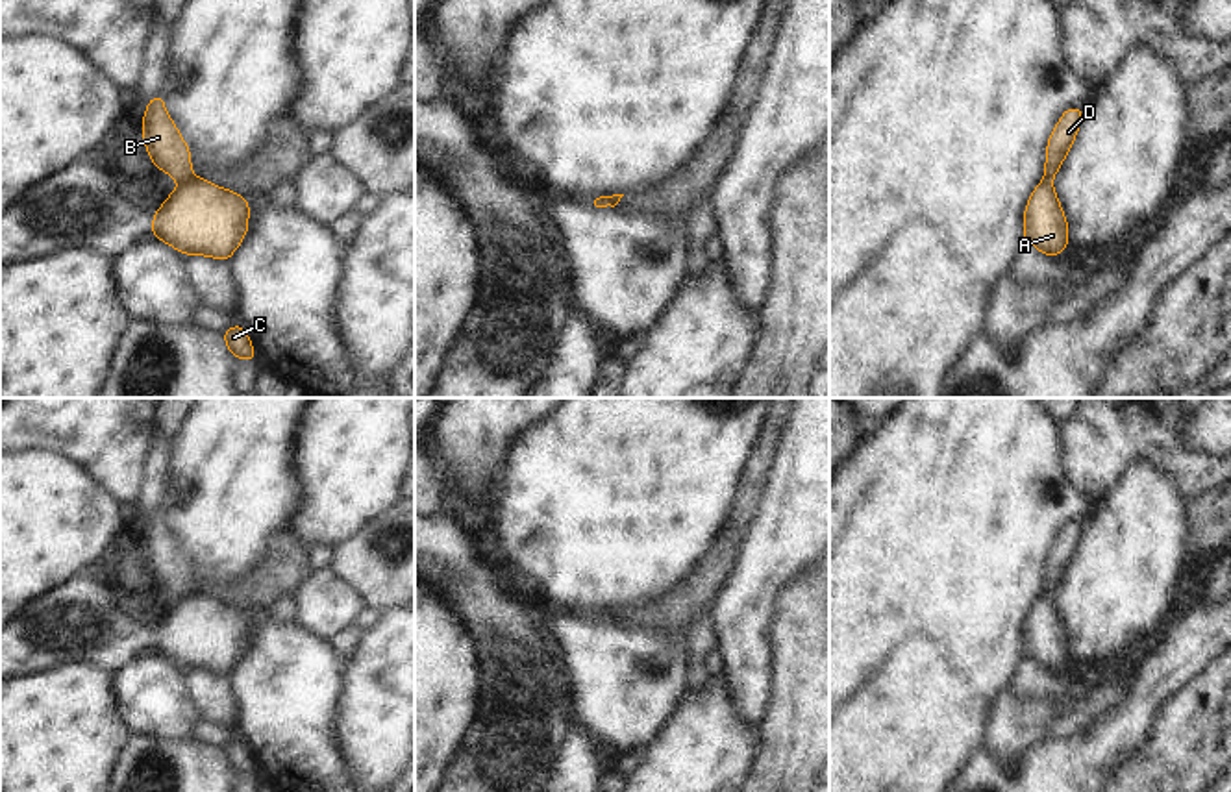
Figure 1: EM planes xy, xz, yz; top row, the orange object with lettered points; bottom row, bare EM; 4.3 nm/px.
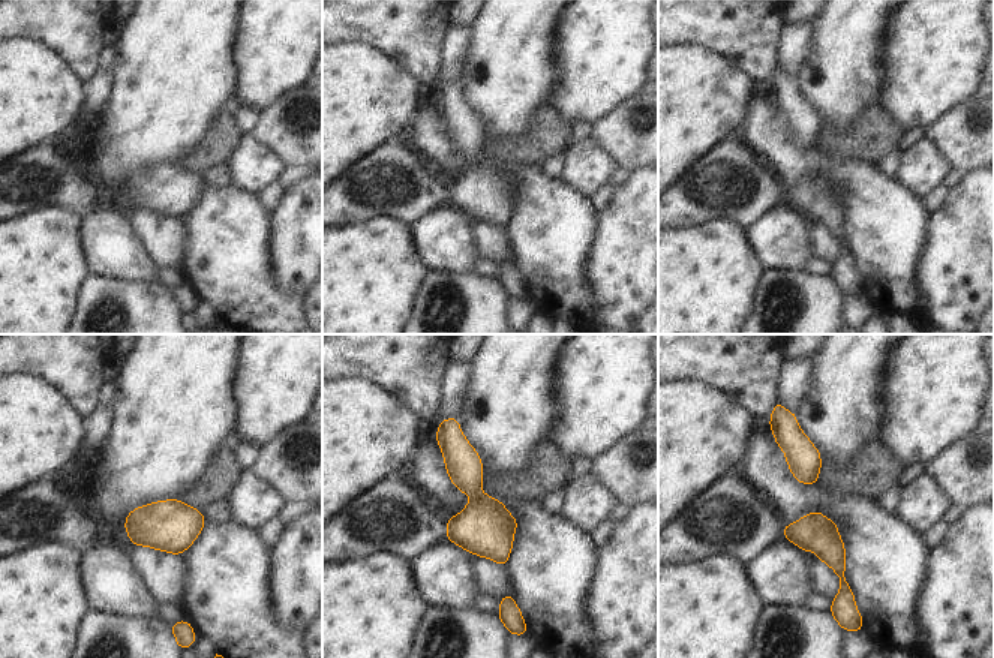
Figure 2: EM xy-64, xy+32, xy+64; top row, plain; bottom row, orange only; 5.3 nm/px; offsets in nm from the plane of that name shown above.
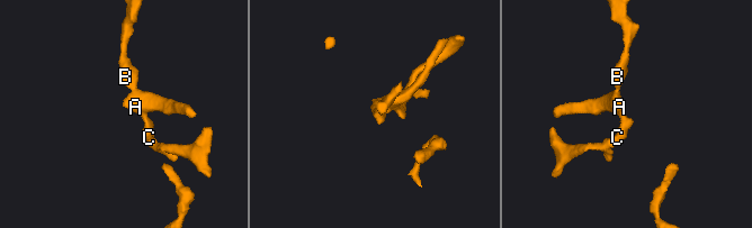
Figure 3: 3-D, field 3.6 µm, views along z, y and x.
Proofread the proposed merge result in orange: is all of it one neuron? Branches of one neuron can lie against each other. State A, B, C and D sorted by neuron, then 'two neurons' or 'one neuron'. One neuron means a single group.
groups A C / B D; two neurons

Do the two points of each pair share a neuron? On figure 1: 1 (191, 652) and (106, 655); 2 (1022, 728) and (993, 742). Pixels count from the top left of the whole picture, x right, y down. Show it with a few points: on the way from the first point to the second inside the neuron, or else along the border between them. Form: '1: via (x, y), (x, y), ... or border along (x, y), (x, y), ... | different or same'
1: via (171, 641), (126, 641) | same
2: via (1015, 728), (1000, 739) | same

